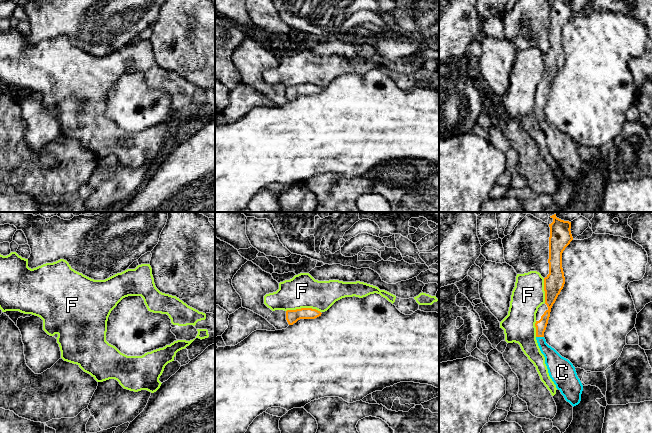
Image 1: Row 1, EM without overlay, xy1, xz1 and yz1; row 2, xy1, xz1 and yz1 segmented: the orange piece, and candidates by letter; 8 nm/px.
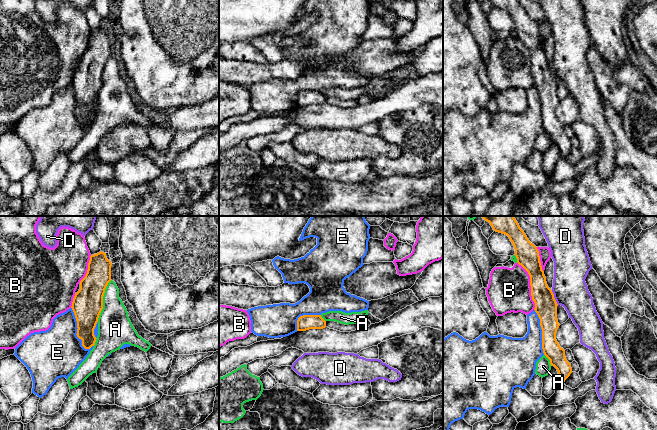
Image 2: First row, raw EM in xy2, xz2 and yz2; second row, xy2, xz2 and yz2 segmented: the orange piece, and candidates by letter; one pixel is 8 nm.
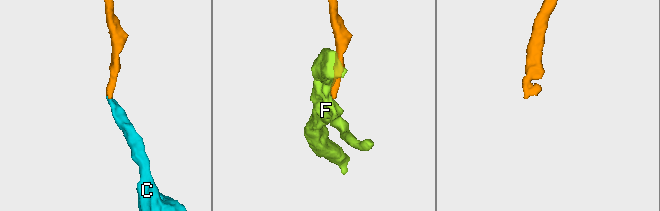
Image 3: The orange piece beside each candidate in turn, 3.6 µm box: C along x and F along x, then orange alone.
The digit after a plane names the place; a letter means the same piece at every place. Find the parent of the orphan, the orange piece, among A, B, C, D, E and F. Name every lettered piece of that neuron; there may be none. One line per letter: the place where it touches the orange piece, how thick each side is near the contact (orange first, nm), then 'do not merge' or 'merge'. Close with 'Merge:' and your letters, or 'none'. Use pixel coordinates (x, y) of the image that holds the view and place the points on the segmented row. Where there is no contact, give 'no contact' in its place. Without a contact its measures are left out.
A: contact xy2 (102, 301); calibres 240 and 280 nm; do not merge
B: contact yz2 (530, 285); calibres 190 and 340 nm; do not merge
C: contact yz1 (540, 336); calibres 90 and 150 nm; merge
D: contact yz2 (553, 297); calibres 180 and 280 nm; do not merge
E: contact xy2 (77, 330); calibres 240 and 400 nm; do not merge
F: contact xz1 (303, 308); calibres 110 and 280 nm; do not merge
Merge: C

